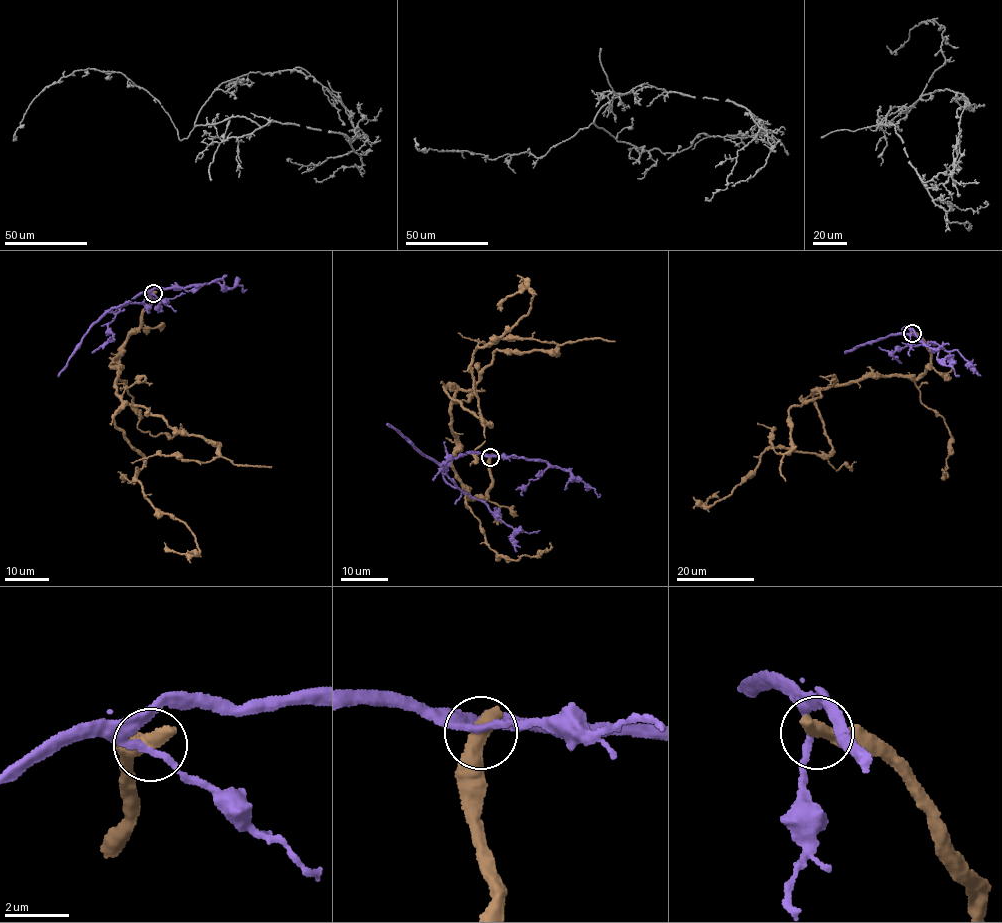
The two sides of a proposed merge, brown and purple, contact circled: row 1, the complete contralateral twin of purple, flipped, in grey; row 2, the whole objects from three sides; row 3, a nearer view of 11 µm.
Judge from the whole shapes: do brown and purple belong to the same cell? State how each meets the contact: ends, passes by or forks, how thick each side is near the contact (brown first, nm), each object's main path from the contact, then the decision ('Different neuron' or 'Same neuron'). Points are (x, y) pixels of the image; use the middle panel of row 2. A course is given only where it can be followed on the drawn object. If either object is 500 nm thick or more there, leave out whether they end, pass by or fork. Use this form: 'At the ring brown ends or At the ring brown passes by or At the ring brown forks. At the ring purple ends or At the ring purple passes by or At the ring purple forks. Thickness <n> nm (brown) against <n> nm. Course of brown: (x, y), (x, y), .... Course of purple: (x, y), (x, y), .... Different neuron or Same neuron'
Thickness 600 nm (brown) against 240 nm. Course of brown: (490, 457), (475, 499), (452, 464), (446, 389), (490, 425), (472, 354), (533, 293), (497, 309). Course of purple: (490, 457), (459, 454), (441, 466), (443, 478), (480, 499), (509, 526), (527, 532), (539, 530). Different neuron

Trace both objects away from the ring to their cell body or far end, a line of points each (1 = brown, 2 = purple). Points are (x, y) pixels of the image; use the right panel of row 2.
1: (911, 333), (931, 353), (926, 372), (813, 395), (831, 455), (768, 448), (705, 505), (718, 491)
2: (911, 333), (907, 326), (902, 328), (923, 343), (957, 351), (974, 365)

